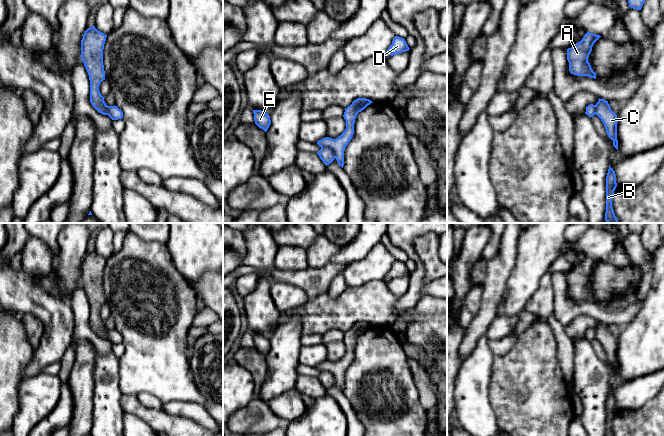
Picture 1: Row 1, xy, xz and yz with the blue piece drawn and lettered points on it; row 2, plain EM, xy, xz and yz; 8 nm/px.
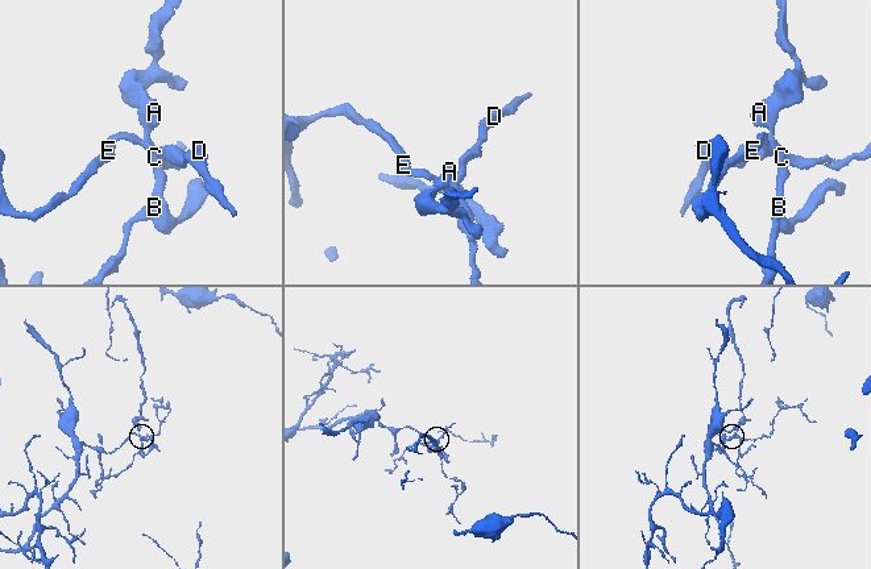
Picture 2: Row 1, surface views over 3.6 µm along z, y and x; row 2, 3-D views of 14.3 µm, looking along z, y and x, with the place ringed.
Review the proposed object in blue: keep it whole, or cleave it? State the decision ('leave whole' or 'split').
split

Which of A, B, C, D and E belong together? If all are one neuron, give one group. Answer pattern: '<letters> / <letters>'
A B C / D E

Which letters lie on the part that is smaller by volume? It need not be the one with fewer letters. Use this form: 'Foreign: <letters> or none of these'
Foreign: A, B, C

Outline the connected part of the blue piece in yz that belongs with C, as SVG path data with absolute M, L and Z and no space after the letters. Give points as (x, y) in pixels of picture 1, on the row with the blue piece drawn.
M599 98L598 102L596 103L596 115L603 122L608 137L613 141L613 146L618 150L618 118L617 115L611 110L608 101Z

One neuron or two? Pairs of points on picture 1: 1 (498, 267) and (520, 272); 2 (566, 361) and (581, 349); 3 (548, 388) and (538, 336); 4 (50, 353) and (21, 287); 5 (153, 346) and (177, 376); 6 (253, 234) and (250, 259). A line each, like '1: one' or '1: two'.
1: two
2: two
3: one
4: one
5: one
6: one

